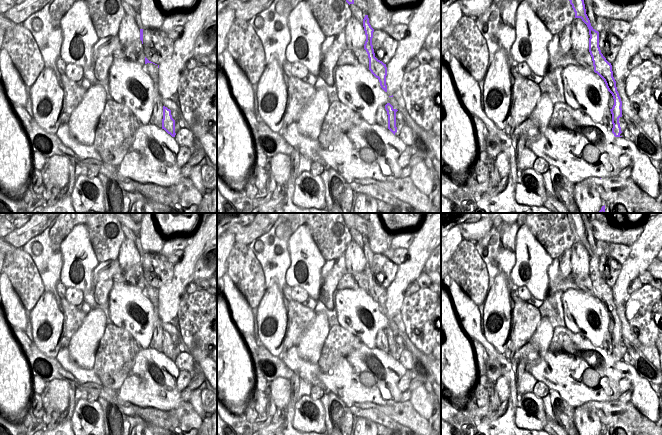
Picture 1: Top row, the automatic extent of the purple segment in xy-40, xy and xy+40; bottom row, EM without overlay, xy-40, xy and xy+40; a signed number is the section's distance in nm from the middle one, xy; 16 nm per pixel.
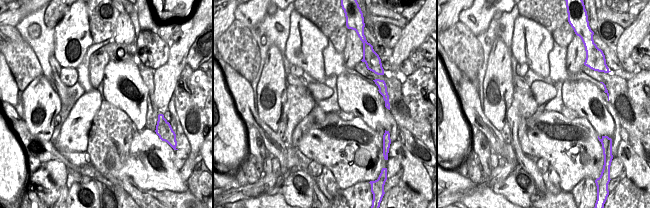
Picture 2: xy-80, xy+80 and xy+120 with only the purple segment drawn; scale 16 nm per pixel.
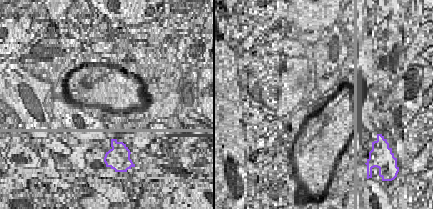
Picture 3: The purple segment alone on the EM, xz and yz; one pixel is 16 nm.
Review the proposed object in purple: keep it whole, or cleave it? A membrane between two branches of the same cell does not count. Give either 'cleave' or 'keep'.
cleave

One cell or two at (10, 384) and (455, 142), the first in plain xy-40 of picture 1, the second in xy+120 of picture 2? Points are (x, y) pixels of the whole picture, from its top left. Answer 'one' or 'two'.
one

